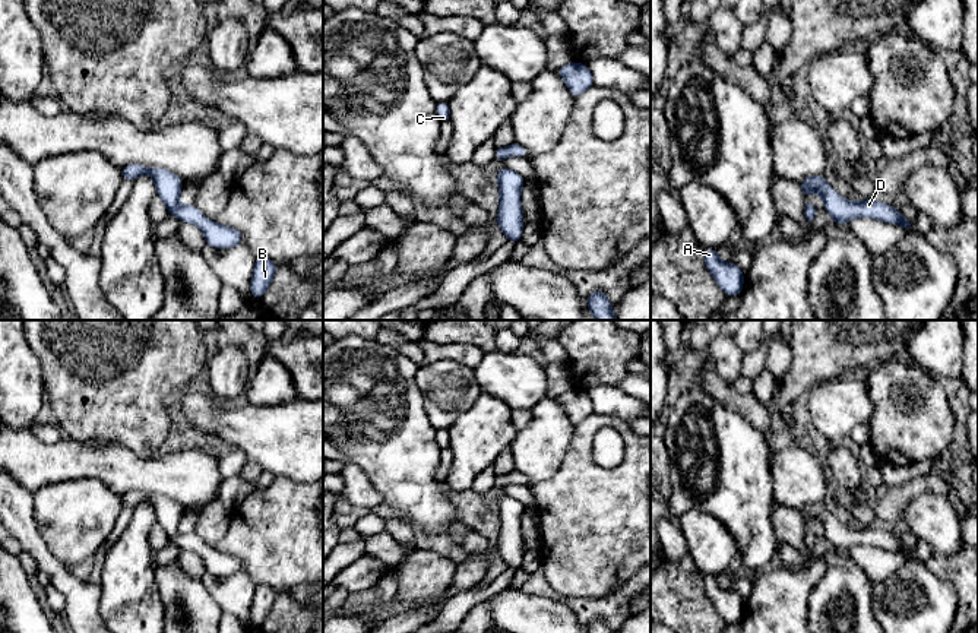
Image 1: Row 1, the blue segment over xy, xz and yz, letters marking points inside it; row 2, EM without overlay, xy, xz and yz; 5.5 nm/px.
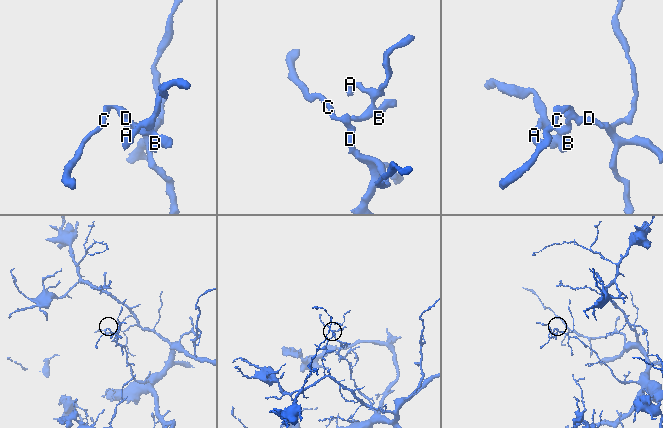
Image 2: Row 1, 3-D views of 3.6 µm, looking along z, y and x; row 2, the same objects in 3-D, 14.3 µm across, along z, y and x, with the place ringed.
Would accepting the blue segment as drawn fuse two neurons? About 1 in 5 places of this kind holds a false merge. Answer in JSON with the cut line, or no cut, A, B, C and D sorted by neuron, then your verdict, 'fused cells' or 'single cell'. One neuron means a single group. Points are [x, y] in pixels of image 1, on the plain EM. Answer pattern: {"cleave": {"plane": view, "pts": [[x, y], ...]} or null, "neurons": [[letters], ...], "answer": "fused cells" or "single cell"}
{"cleave": null, "neurons": [["A", "B", "C", "D"]], "answer": "single cell"}

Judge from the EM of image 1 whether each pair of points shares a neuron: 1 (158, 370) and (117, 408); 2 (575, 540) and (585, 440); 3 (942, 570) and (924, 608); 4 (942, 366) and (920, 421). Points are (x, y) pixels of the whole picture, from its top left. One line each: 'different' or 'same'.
1: same
2: same
3: different
4: different

